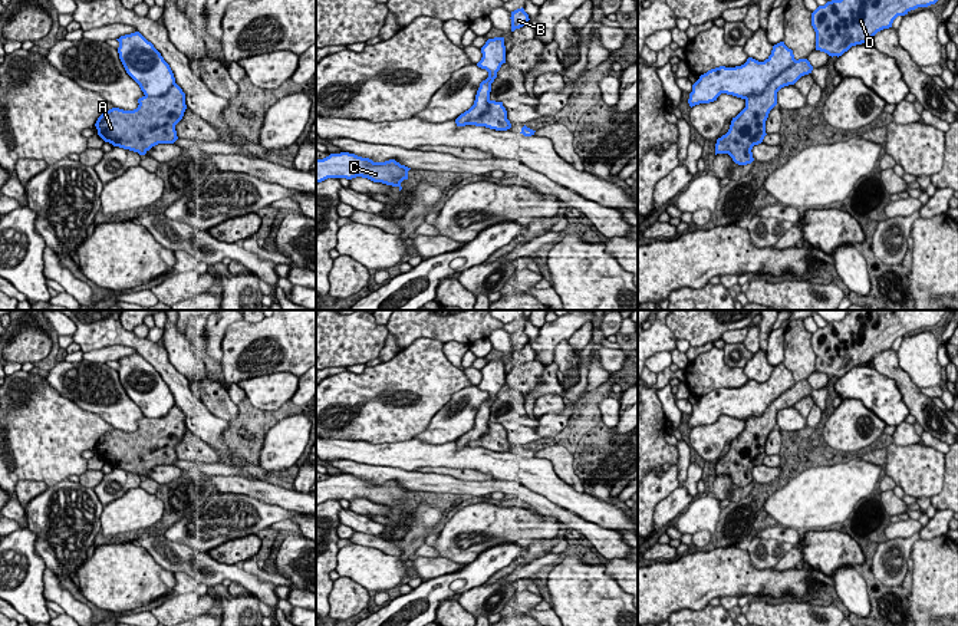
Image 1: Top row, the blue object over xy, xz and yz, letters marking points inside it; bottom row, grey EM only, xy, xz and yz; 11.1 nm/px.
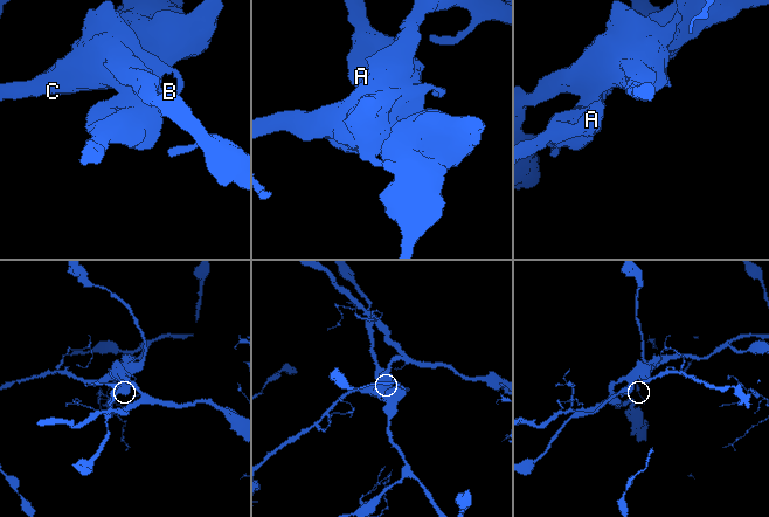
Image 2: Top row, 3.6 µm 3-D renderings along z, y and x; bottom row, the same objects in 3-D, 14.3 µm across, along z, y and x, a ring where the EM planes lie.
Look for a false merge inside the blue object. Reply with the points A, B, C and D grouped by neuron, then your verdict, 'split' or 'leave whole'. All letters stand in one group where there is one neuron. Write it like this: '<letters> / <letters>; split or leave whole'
A D / B C; split

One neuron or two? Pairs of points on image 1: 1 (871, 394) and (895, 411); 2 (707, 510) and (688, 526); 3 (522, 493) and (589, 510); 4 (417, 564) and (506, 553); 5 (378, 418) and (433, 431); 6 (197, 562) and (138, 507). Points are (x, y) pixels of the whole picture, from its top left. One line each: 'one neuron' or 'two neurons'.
1: one neuron
2: one neuron
3: two neurons
4: two neurons
5: two neurons
6: two neurons

